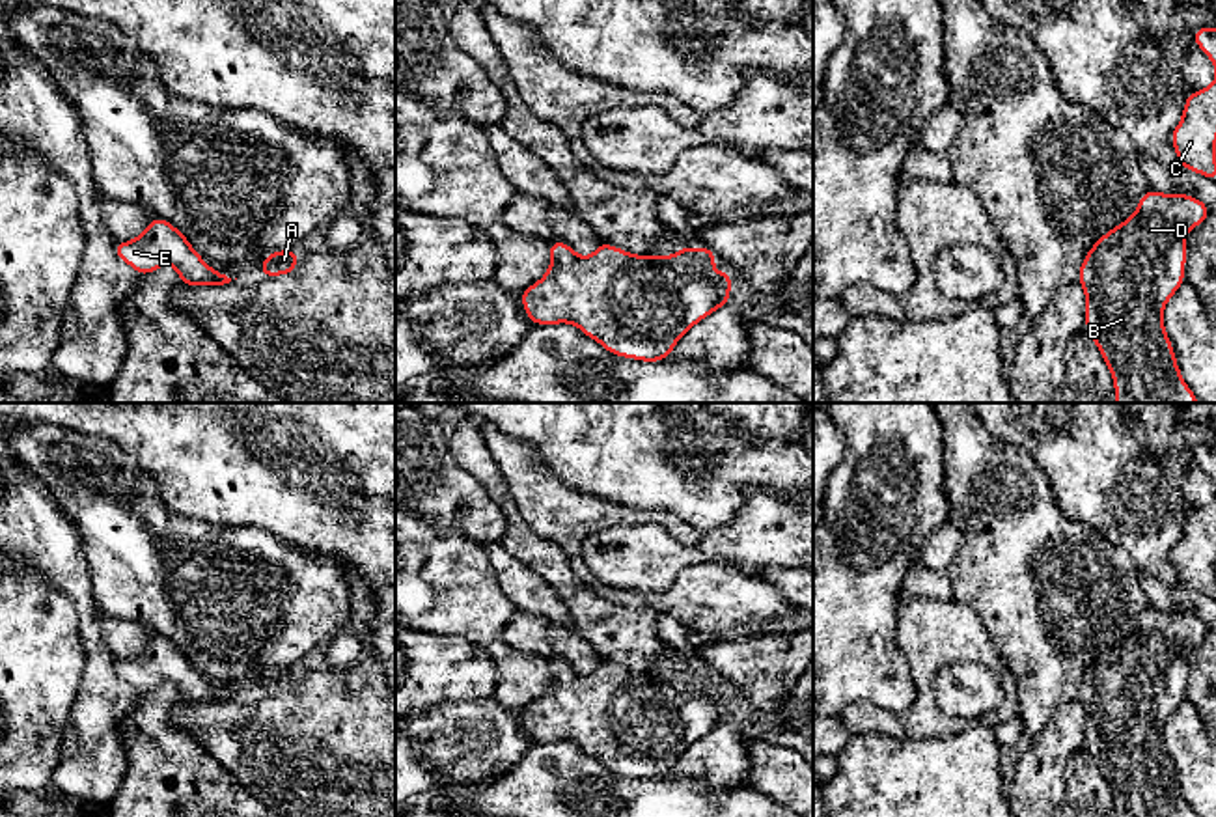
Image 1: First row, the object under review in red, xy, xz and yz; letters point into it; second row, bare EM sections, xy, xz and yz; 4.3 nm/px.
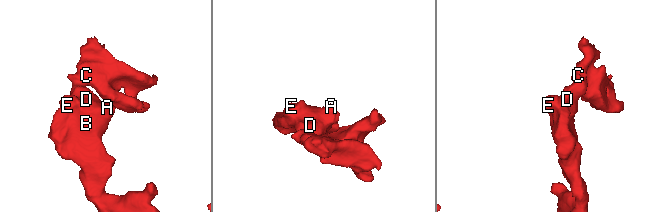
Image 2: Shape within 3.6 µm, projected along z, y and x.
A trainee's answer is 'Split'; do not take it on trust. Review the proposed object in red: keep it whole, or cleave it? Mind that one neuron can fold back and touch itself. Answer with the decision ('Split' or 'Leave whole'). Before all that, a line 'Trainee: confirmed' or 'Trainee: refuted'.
Trainee: refuted
Leave whole

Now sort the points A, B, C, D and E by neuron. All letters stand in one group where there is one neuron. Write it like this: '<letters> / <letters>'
A B C D E

